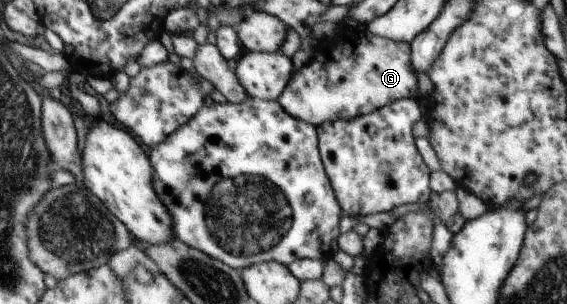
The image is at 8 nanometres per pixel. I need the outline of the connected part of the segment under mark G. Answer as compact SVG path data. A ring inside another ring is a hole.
M355 29L347 30L347 39L342 42L339 38L334 45L328 51L321 50L317 45L312 59L292 75L277 100L287 114L316 127L321 123L348 121L401 99L415 99L421 104L417 74L412 67L410 43L395 42L390 38L373 35L371 32L363 33Z

